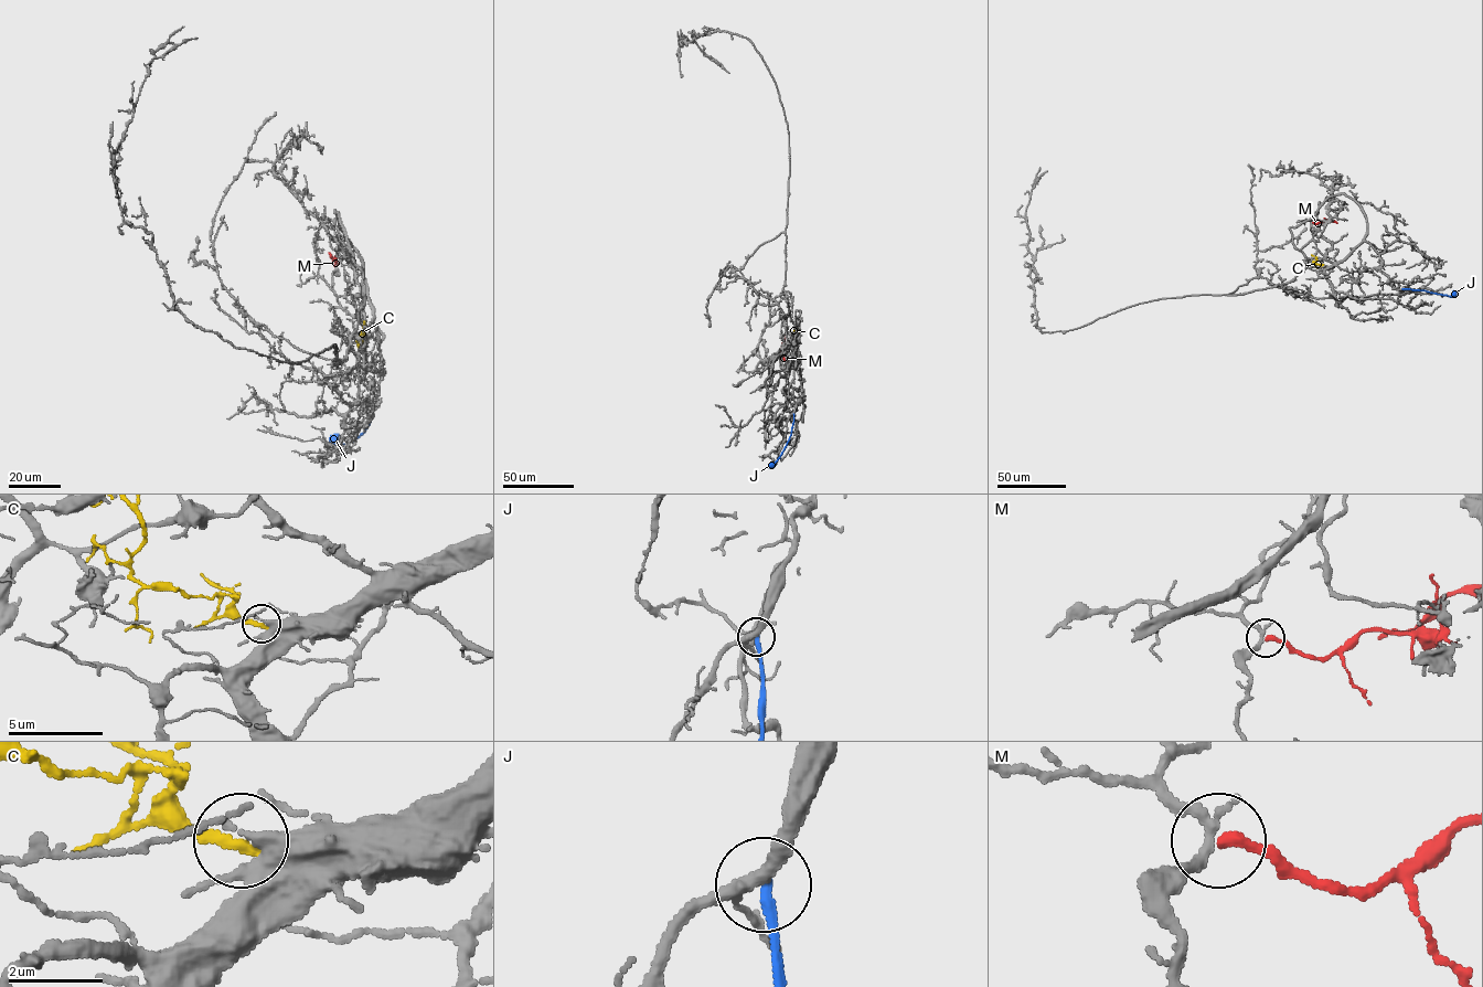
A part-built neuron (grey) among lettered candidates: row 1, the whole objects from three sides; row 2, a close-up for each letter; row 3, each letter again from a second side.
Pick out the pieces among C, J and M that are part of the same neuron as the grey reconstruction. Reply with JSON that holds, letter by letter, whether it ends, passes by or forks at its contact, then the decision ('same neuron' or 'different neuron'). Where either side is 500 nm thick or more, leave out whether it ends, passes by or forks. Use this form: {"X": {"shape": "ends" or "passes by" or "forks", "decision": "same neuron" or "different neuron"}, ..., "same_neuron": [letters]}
{"C": {"shape": "ends", "decision": "different neuron"}, "J": {"shape": "ends", "decision": "different neuron"}, "M": {"shape": "ends", "decision": "different neuron"}, "same_neuron": []}

